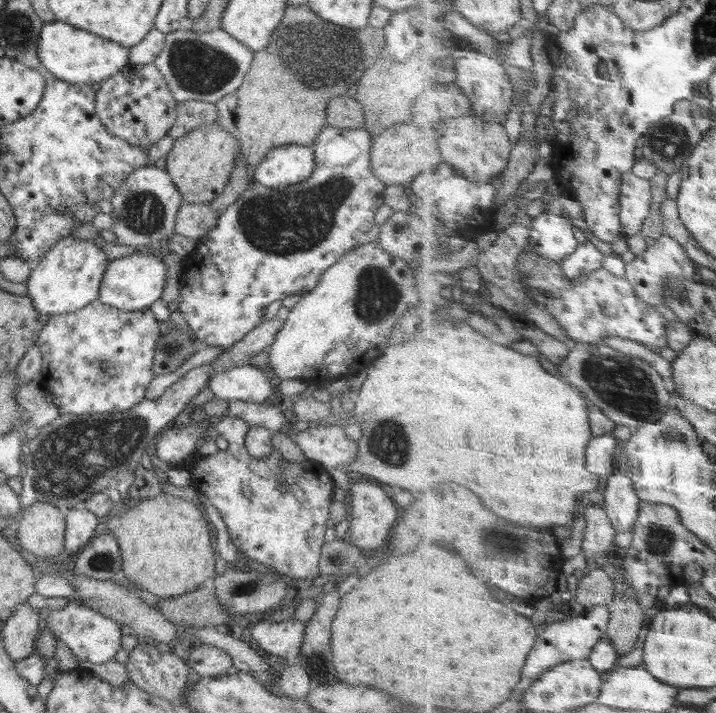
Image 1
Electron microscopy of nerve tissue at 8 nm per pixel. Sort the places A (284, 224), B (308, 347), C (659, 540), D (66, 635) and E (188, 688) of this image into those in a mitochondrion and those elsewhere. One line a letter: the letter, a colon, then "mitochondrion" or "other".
A: mitochondrion
B: other
C: mitochondrion
D: other
E: other

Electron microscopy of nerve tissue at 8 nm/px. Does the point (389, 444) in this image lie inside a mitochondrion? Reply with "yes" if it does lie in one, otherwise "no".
yes

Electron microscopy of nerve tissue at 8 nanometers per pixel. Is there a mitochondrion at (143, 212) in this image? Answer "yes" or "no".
yes

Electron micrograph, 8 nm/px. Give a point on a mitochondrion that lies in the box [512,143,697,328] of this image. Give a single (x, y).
(544, 292)

